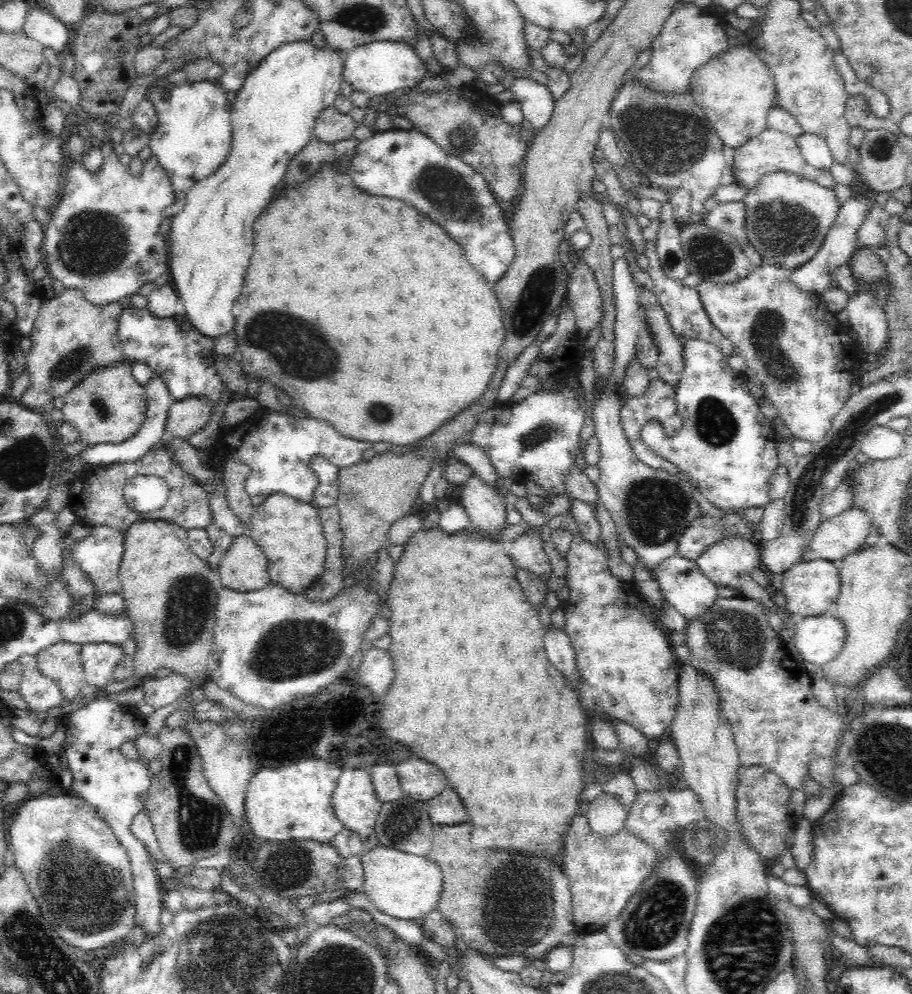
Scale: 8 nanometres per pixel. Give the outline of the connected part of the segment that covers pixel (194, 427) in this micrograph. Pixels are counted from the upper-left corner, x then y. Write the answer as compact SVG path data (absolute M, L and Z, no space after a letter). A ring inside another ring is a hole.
M192 398L192 400L174 402L170 406L170 412L166 418L166 436L180 438L180 440L194 436L210 422L212 412L214 412L214 408L212 408L210 400Z

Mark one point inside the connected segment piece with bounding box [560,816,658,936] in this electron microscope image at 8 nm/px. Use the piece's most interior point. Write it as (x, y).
(602, 876)

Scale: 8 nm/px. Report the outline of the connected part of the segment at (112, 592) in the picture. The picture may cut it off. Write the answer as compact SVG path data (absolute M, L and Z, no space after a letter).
M92 526L92 530L82 538L72 538L70 534L62 534L58 546L62 550L62 558L70 558L72 564L90 578L96 596L122 596L122 584L118 574L124 558L124 548L126 548L124 532L108 526Z

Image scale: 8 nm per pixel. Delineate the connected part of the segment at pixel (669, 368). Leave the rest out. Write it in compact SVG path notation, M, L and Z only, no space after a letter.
M640 286L640 308L646 320L644 326L648 328L654 344L658 346L656 372L660 374L662 382L676 388L684 372L684 344L674 336L668 316L658 302L658 296L648 286Z

